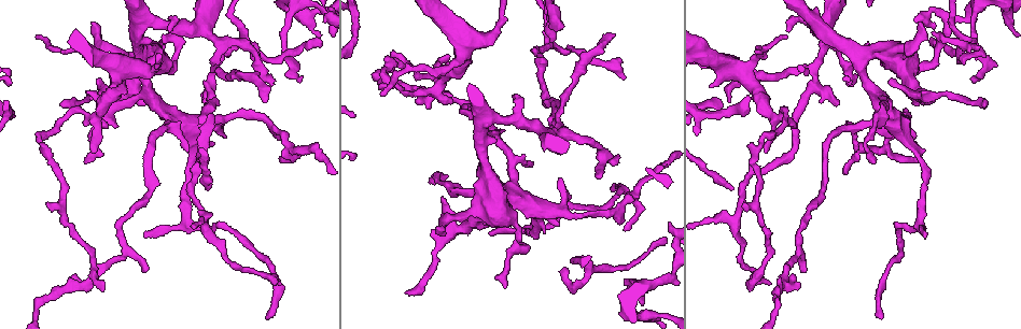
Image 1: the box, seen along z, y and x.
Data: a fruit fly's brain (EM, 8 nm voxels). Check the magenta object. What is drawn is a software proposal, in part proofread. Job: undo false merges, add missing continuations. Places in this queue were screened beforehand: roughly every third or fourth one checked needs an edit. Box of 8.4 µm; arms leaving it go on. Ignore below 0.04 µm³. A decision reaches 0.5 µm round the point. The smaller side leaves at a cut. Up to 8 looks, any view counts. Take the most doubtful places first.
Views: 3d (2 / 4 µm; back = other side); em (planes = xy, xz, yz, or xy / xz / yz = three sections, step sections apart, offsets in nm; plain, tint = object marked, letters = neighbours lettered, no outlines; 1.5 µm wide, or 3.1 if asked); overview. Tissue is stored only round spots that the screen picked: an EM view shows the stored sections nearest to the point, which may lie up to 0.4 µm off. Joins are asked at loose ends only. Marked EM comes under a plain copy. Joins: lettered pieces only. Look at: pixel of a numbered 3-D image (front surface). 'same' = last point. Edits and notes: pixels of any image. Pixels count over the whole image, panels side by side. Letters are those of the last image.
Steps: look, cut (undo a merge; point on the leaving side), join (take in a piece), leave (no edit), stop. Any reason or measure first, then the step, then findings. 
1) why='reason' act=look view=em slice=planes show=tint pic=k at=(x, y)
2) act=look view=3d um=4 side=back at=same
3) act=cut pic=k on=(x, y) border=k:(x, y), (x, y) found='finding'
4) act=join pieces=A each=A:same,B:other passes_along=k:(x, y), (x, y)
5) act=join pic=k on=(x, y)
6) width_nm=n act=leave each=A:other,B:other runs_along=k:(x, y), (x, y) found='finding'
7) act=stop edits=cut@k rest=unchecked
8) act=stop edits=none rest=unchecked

why='free end' act=look view=3d um=2 pic=1 at=(105, 126)

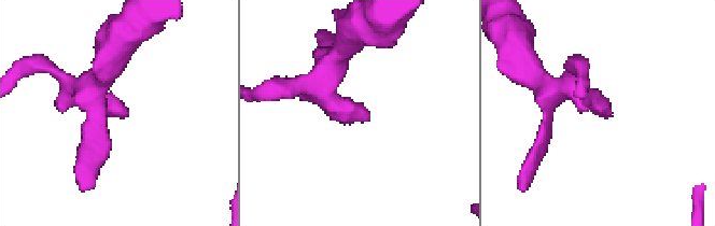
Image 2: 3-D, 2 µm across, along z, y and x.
act=look view=em slice=planes show=letters pic=2 at=(126, 111)

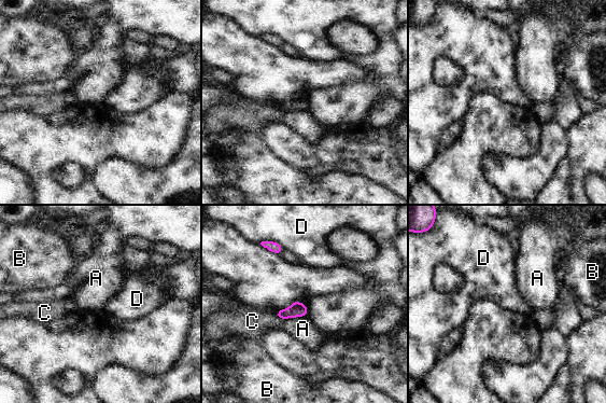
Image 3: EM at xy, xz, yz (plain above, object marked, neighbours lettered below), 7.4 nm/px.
width_nm=110 act=leave each=A:other,B:other,C:other,D:other border=3:(272, 240), (277, 241), (284, 249) found='none of them fits'

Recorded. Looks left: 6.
act=look view=3d um=2 pic=1 at=(971, 78)

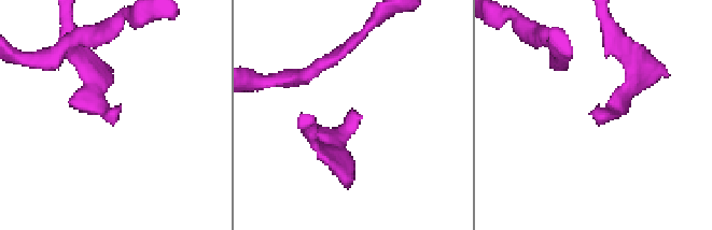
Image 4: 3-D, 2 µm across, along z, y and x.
why='now the EM' act=look view=em slice=xy step=8 show=letters pic=4 at=(594, 115)

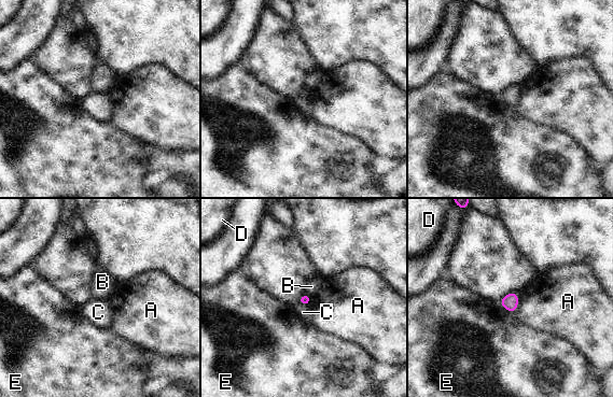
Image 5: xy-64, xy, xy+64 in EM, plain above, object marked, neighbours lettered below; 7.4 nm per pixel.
why='cut it another way' act=look view=em slice=planes show=letters at=same

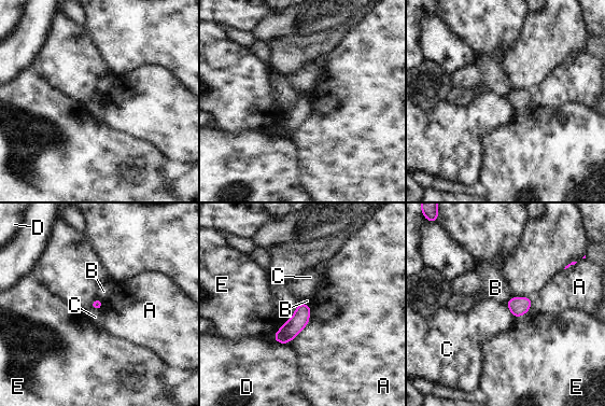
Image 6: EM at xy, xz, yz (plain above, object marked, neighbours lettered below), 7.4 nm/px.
act=leave each=A:other,B:other,C:other,D:other,E:other border=6:(89, 307), (101, 309) found='none of them fits'

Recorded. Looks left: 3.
why='sharp bend' act=look view=em slice=yz step=8 show=letters pic=1 at=(764, 138)

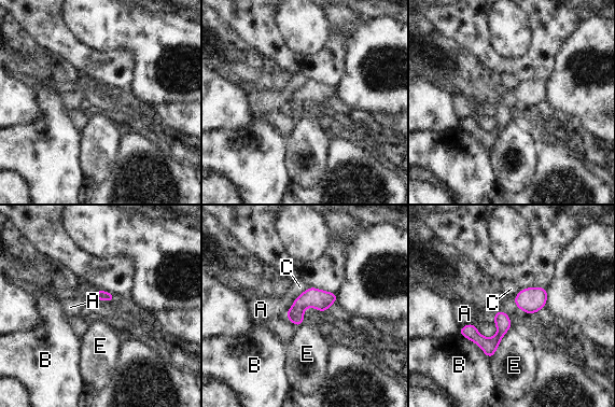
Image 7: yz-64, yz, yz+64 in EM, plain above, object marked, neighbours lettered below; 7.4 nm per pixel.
longest_contact=B:300nm act=leave each=A:other,B:other,C:other,E:other border=7:(308, 286), (288, 310) found='continuous, no second cell'

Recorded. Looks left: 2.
act=stop edits=none rest=unchecked

